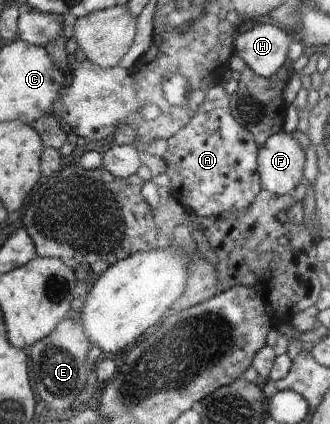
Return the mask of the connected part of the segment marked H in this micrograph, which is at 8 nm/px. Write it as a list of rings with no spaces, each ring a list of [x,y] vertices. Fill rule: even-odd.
[[[268,21],[254,22],[250,29],[236,37],[234,54],[242,58],[253,73],[268,79],[288,59],[289,48],[294,41],[288,32]]]

